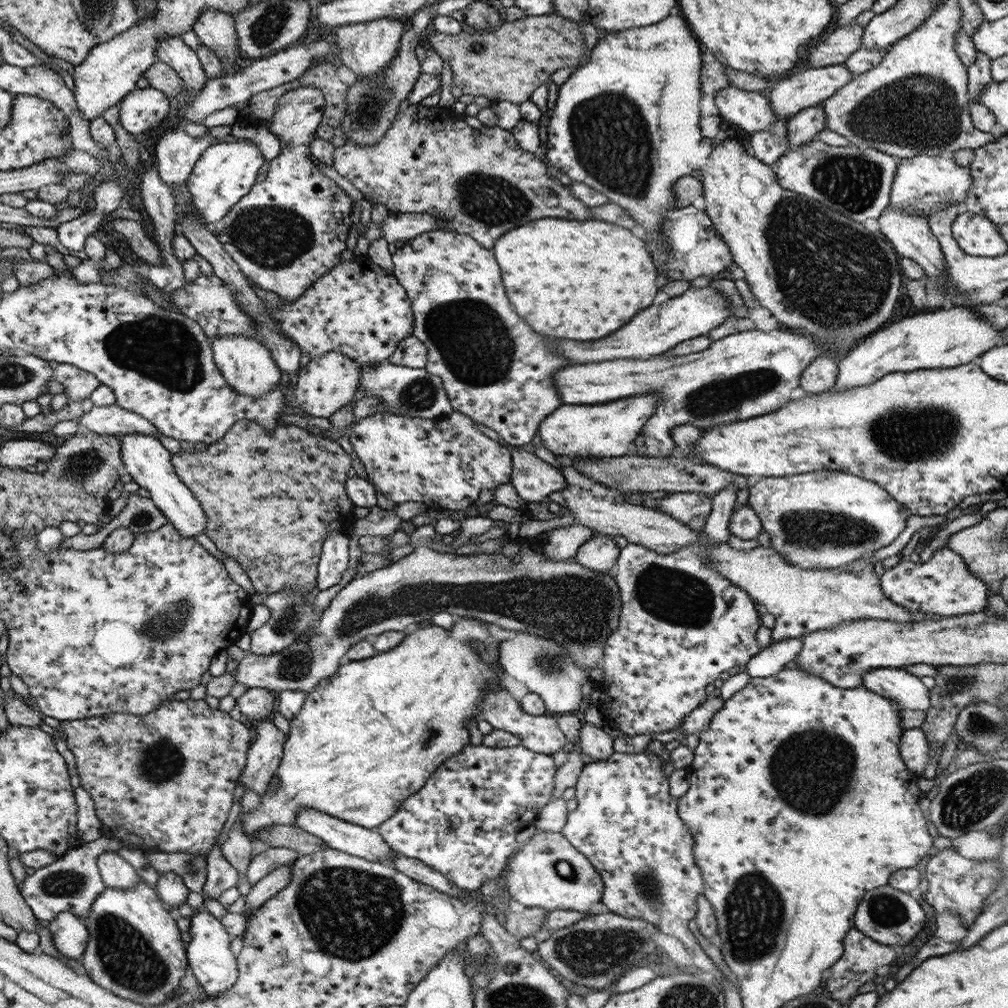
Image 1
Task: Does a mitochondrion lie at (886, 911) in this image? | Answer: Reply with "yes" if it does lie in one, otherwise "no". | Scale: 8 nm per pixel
yes

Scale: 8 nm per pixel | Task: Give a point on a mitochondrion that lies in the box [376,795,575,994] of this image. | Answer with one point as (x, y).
(481, 966)

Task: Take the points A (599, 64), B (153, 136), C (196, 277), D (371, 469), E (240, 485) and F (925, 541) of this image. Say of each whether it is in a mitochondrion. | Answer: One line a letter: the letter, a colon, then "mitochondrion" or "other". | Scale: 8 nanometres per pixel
A: other
B: other
C: other
D: other
E: mitochondrion
F: other

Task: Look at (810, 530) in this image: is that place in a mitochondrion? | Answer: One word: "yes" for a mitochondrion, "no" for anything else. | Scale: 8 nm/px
yes

